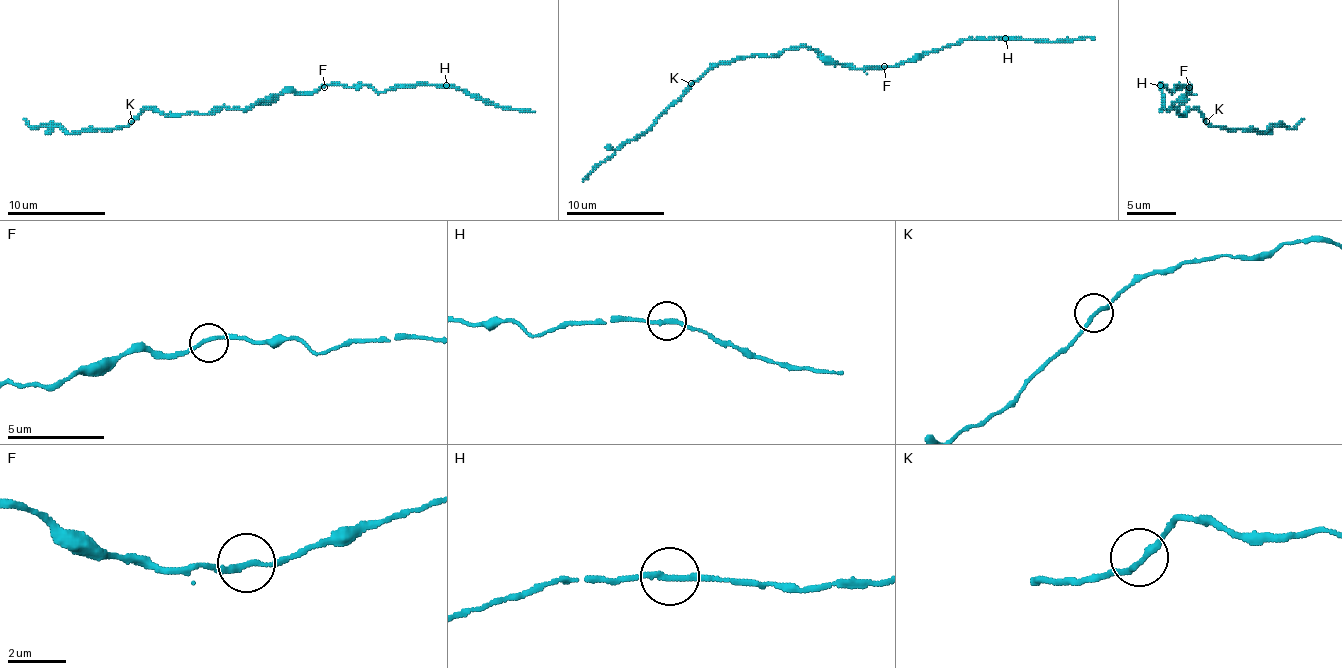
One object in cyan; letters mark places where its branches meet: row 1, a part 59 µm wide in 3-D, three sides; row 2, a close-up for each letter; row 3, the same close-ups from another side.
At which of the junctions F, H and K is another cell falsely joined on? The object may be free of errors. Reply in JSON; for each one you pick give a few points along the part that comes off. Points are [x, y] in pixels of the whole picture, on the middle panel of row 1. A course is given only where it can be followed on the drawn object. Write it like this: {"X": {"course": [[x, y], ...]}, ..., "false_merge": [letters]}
{"false_merge": []}

